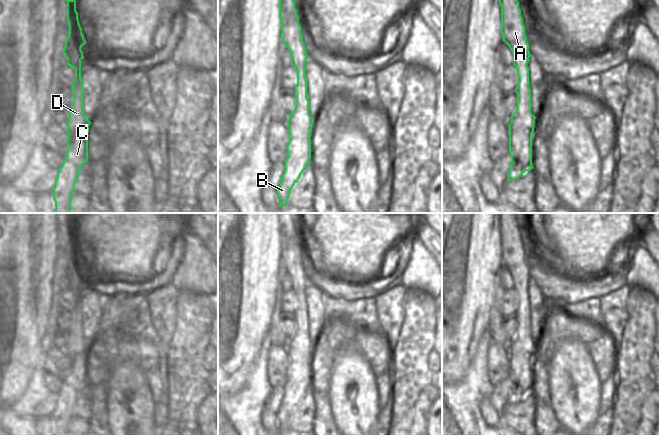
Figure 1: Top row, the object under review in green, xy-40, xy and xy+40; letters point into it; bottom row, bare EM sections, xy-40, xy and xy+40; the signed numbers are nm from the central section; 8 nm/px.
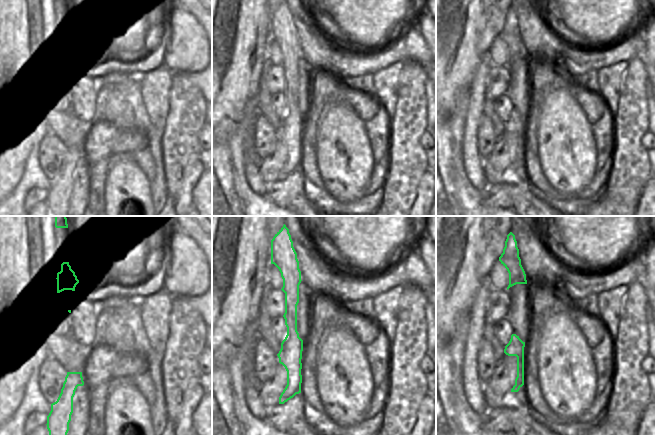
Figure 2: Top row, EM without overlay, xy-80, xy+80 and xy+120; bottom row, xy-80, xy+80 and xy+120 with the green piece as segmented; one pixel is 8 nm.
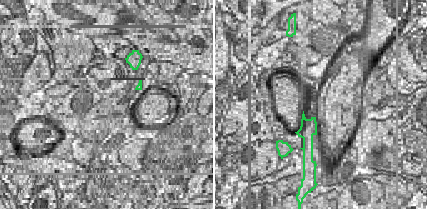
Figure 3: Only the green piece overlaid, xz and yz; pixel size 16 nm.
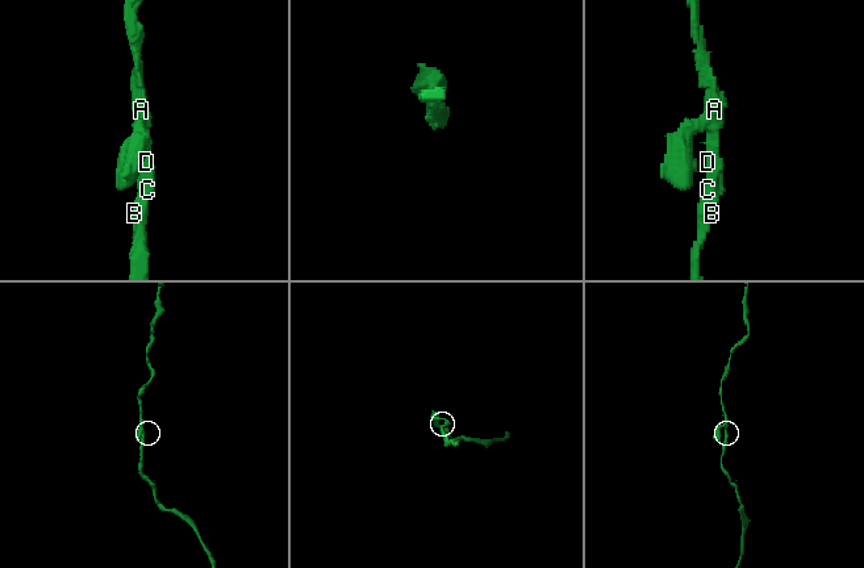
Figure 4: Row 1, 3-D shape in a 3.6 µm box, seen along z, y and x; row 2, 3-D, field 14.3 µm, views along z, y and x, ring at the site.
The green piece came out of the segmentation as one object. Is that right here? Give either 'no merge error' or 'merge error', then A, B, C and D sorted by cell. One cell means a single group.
no merge error; groups A B C D

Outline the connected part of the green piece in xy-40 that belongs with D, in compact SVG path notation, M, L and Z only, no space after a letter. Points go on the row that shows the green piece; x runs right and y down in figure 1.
M62 0L67 2L67 22L69 34L65 40L63 54L67 58L67 65L75 70L75 82L71 86L73 90L73 102L69 109L69 120L67 122L67 156L57 172L55 186L53 188L53 200L55 202L55 213L69 213L71 211L71 198L75 190L75 184L81 170L81 166L88 162L88 132L91 122L83 112L83 80L81 78L81 60L84 59L82 46L86 44L82 28L76 11L76 0Z

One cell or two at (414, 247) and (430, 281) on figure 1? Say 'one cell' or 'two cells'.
one cell

